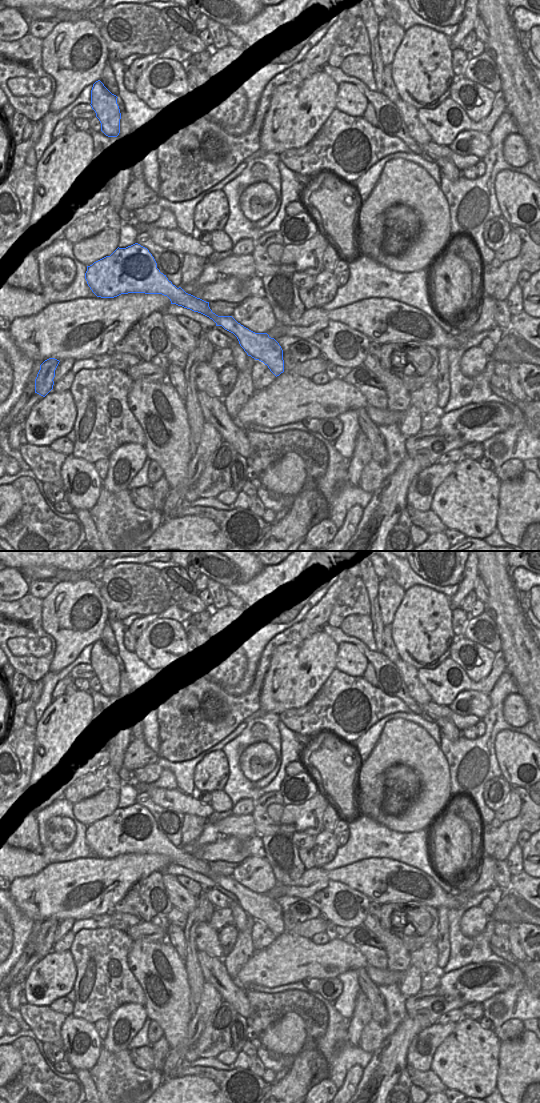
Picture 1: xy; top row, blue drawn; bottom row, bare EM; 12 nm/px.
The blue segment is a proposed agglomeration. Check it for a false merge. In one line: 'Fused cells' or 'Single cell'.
Single cell.

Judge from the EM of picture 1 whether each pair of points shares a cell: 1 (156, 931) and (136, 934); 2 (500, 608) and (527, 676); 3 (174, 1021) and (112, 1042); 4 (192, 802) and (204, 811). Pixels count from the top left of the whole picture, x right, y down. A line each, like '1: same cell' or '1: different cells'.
1: same cell
2: same cell
3: different cells
4: same cell

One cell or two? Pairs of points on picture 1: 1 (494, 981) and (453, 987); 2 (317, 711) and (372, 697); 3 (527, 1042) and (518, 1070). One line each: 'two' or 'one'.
1: one
2: one
3: one

